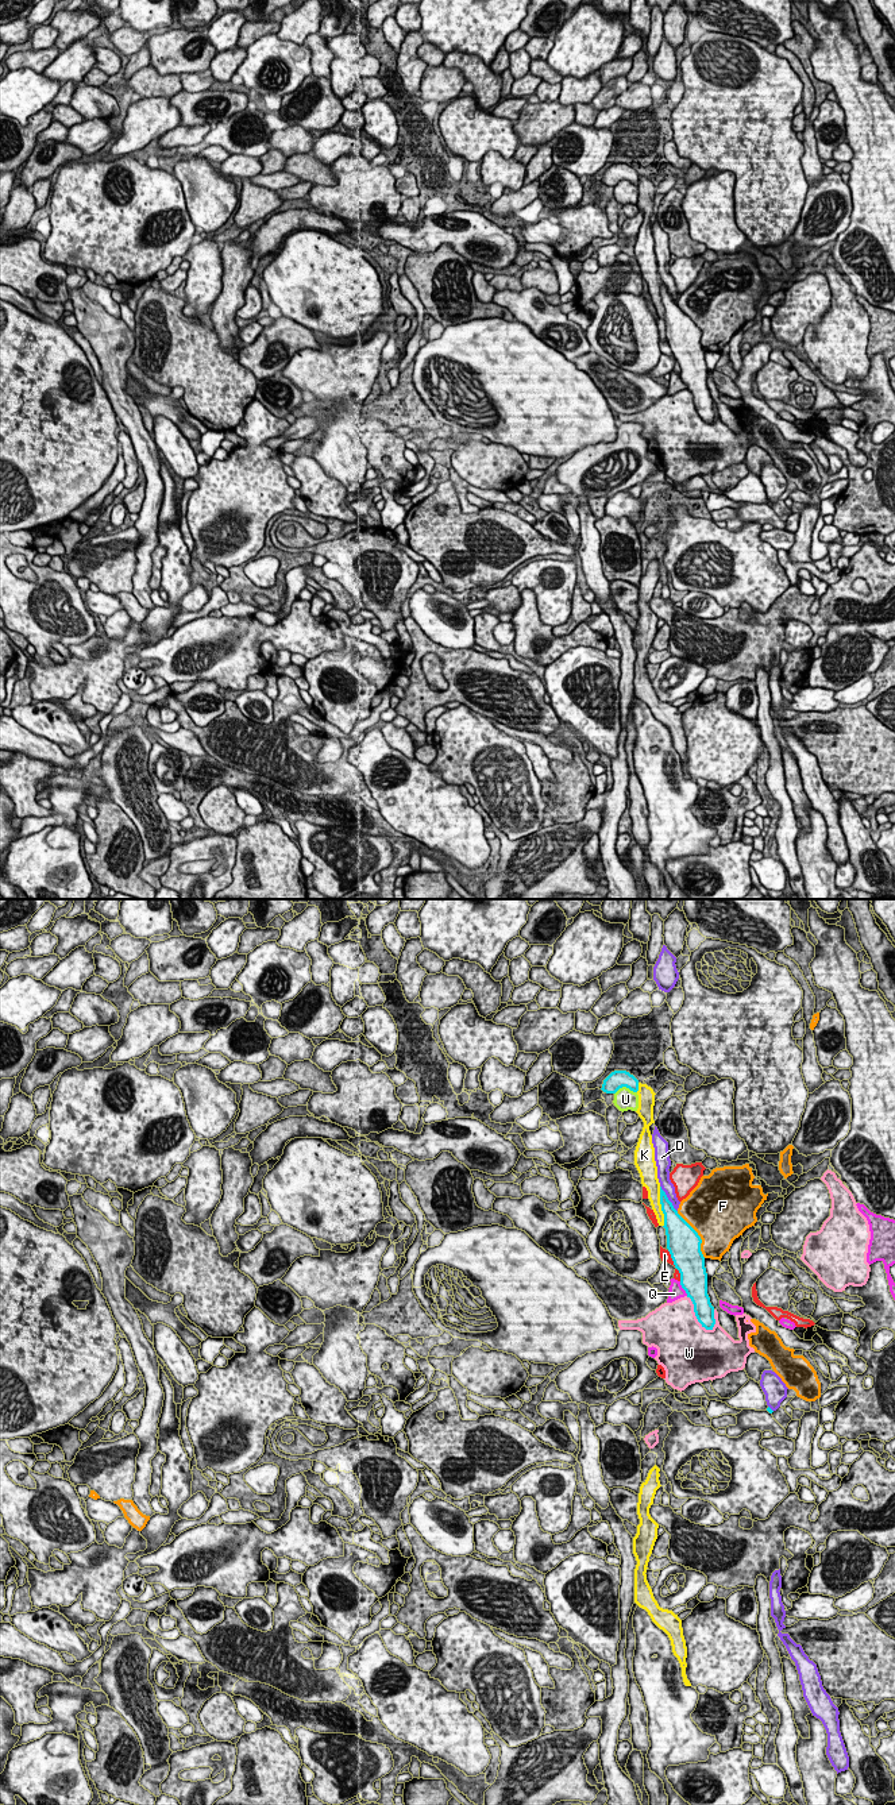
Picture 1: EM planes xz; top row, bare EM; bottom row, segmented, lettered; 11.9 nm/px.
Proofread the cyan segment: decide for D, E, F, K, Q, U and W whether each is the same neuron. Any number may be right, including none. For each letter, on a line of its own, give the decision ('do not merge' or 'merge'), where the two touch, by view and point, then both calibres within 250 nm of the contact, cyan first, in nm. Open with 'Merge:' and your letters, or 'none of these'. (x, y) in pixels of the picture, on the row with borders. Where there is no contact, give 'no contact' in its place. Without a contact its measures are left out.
Merge: K
D: do not merge; contact xz (667, 1199); calibres 200 and 140 nm
E: do not merge; contact xz (671, 1257); calibres 400 and 130 nm
F: do not merge; contact xz (697, 1234); calibres 400 and 480 nm
K: merge; contact xz (662, 1207); calibres 240 and 160 nm
Q: do not merge; contact xz (682, 1287); calibres 320 and 170 nm
U: do not merge; contact xz (625, 1086); calibres 220 and 260 nm
W: do not merge; contact xz (695, 1315); calibres 240 and 480 nm

